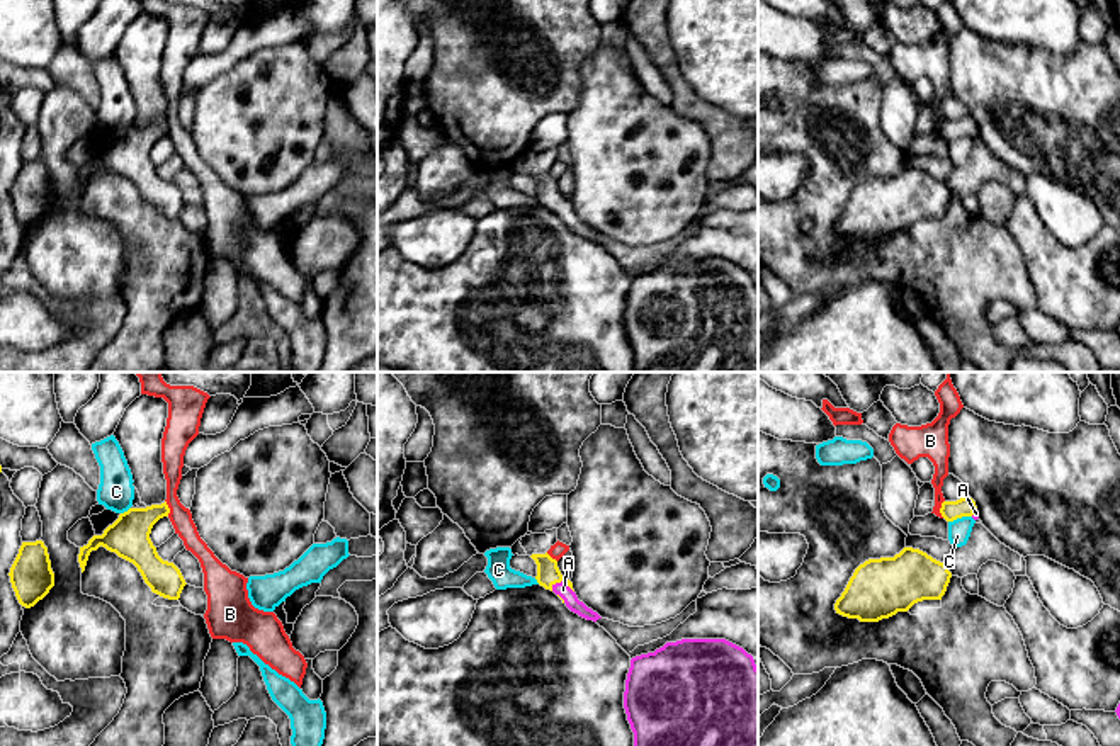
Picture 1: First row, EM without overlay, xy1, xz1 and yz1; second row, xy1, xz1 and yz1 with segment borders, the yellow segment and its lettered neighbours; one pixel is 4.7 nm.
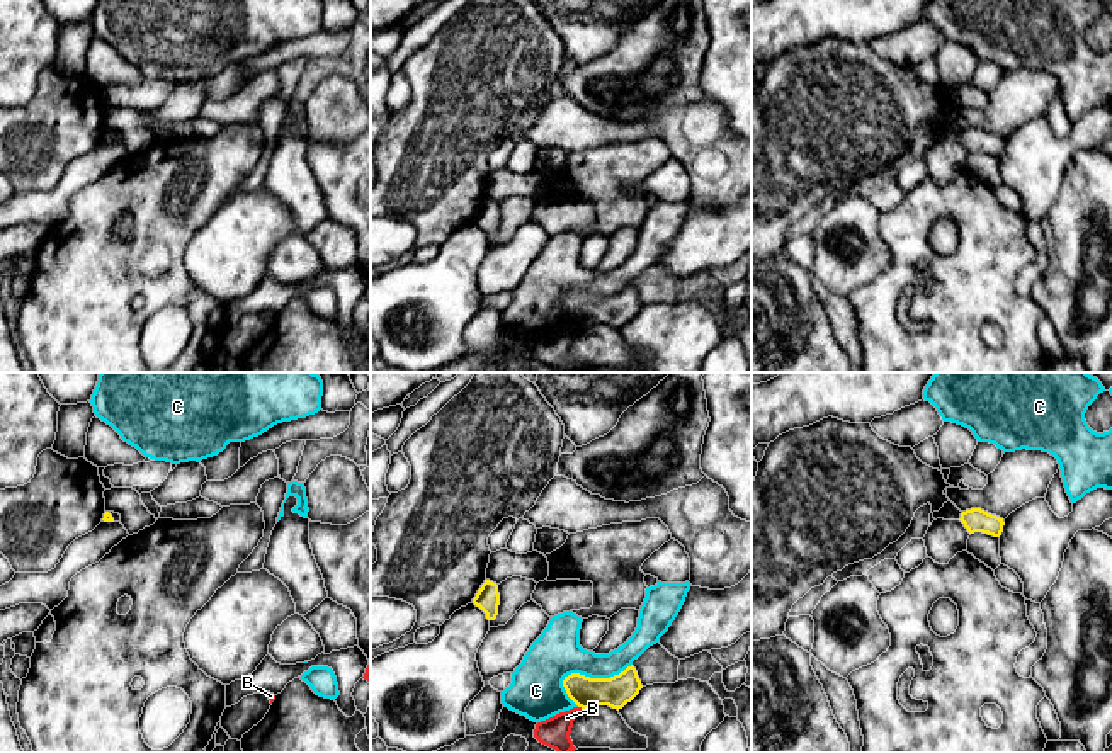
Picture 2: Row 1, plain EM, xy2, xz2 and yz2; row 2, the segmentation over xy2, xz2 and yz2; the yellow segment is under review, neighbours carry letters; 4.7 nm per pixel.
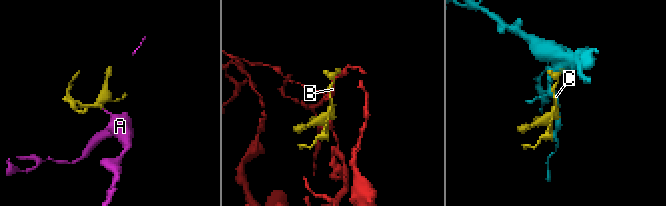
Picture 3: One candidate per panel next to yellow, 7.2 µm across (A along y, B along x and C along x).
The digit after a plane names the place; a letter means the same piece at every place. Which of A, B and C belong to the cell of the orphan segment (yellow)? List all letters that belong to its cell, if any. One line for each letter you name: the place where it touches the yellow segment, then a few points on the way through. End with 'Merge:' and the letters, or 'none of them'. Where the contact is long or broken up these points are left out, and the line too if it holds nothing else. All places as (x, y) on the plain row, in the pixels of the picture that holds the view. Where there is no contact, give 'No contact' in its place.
A: Touches yellow at xz1 (563, 199). Path across: xz1 (548, 192), (554, 199), (563, 199), (563, 209)
Merge: A

